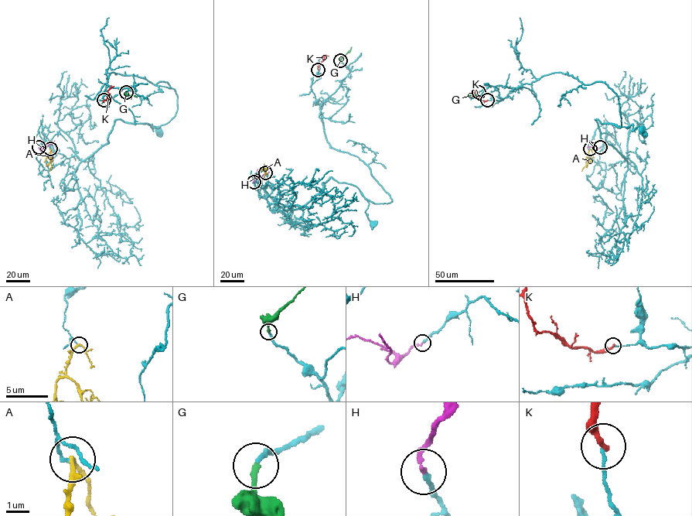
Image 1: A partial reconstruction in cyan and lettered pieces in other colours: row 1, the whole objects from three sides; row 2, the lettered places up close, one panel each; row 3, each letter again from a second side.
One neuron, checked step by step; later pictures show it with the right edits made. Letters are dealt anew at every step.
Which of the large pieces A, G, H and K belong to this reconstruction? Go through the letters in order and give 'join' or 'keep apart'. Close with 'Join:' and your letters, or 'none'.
A: keep apart
G: join
H: join
K: keep apart
Join: G, H

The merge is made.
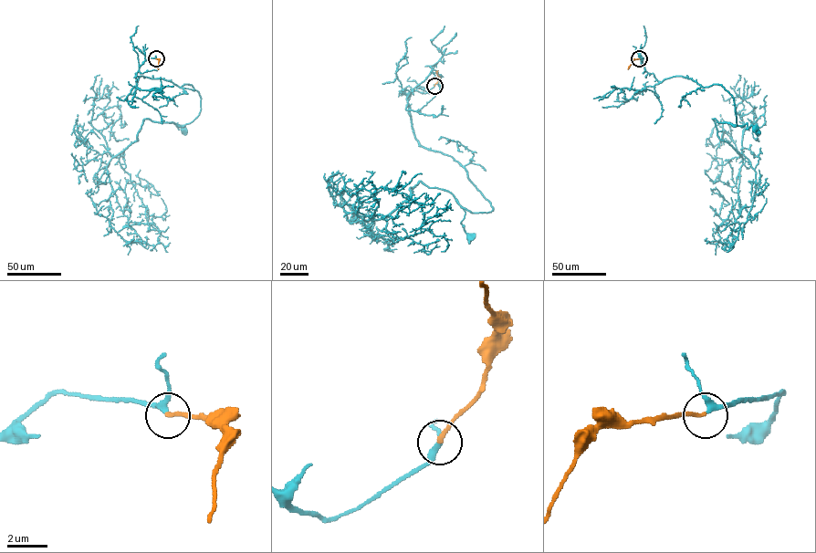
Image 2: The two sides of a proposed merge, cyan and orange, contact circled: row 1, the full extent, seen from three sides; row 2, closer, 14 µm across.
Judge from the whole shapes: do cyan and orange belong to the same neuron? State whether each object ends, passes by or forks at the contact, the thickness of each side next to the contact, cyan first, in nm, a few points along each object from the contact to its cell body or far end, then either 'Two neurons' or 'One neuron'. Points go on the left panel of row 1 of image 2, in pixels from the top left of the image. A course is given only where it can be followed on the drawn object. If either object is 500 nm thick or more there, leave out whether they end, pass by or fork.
At the ring cyan passes by. At the ring orange ends. Thickness 260 nm (cyan) against 180 nm. Course of cyan: (156, 58), (140, 67), (136, 81), (141, 76), (191, 85), (200, 96), (199, 115), (176, 124), (183, 129). Course of orange: (156, 58), (159, 60), (158, 69). One neuron

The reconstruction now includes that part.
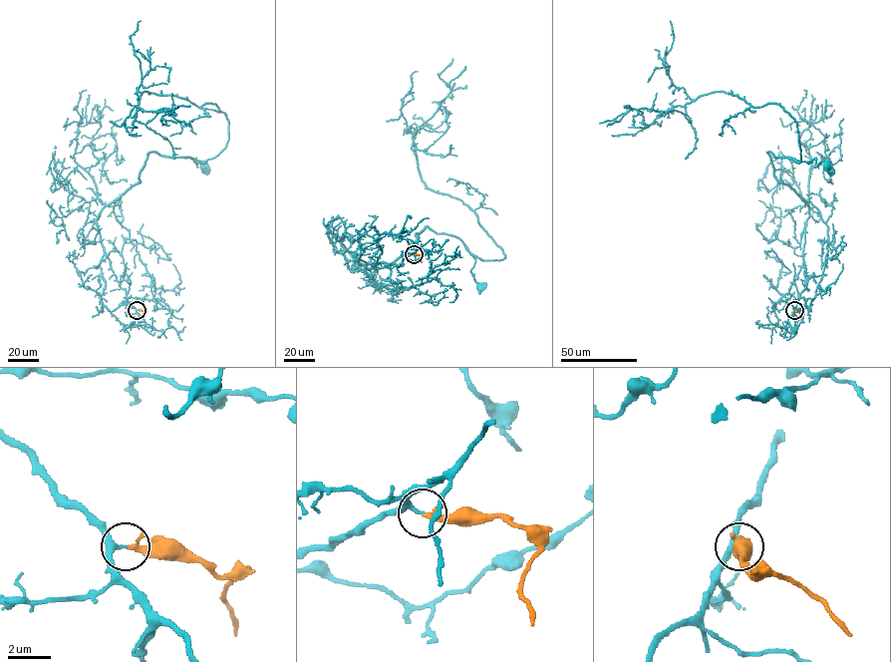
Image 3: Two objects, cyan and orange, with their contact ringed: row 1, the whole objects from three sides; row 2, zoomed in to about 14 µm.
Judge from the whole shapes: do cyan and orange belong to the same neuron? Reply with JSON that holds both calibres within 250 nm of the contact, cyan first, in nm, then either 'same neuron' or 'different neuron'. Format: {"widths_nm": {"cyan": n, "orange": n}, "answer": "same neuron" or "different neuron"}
{"widths_nm": {"cyan": 200, "orange": 160}, "answer": "same neuron"}

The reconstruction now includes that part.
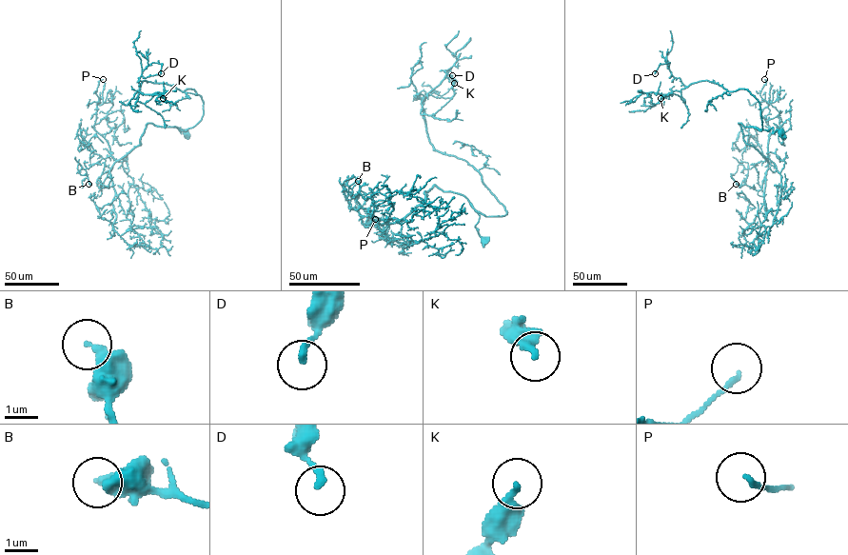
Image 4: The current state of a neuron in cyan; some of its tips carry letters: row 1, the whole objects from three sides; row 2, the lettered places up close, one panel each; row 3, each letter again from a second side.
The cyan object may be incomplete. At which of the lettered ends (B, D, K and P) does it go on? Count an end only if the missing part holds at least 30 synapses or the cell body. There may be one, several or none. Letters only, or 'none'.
none

